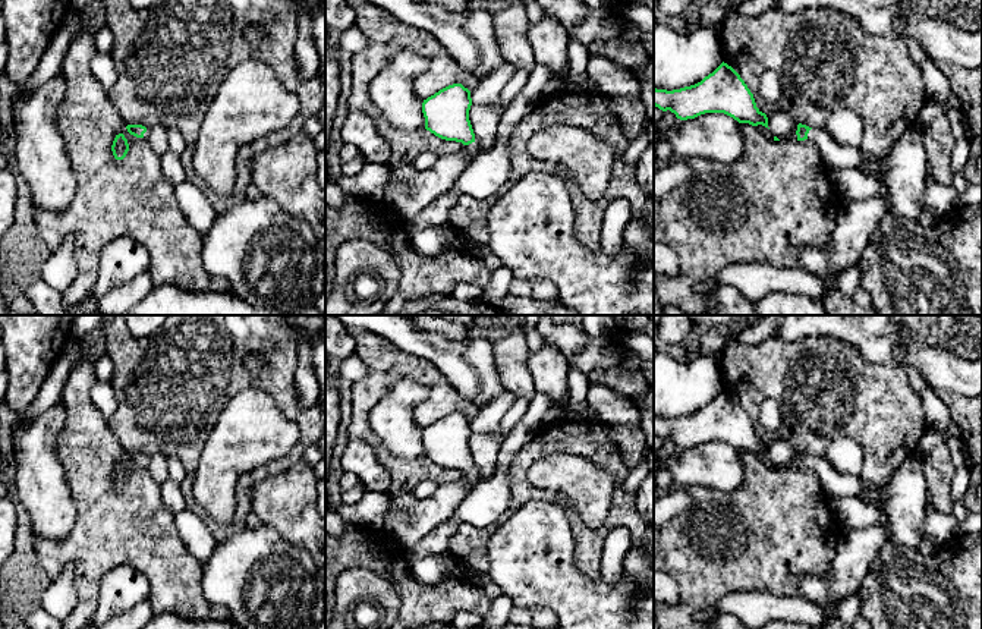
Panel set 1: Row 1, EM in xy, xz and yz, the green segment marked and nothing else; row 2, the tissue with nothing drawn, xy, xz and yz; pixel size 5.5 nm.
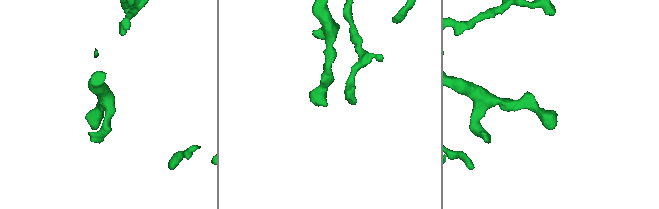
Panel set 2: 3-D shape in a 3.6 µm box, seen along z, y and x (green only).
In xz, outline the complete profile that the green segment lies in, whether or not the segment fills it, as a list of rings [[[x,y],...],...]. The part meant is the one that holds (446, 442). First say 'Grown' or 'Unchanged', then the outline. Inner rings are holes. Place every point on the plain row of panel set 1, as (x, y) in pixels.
Grown. [[[462,412],[448,413],[422,431],[425,457],[446,469],[462,471],[462,479],[438,484],[435,493],[427,499],[416,499],[412,493],[391,497],[383,531],[405,551],[416,545],[431,529],[446,522],[470,490],[481,482],[469,449],[472,434],[470,419]]]

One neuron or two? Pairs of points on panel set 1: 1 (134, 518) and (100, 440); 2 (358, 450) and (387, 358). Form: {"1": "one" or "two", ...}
{"1": "one", "2": "two"}

